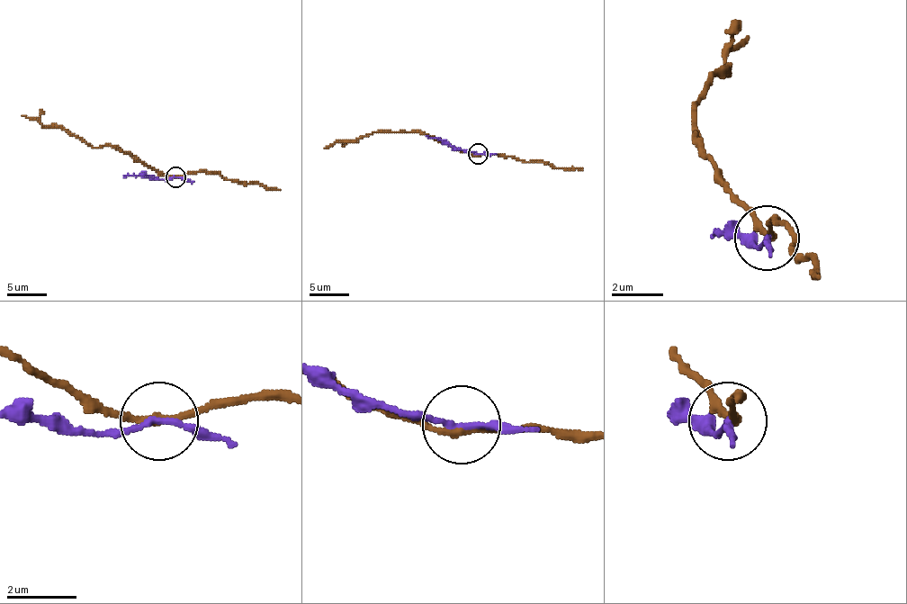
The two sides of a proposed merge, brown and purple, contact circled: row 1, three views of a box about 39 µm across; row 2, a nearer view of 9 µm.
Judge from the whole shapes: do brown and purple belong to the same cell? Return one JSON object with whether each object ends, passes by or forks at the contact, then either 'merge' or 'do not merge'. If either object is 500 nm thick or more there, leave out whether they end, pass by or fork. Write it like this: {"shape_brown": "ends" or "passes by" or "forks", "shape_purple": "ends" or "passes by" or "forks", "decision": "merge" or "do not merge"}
{"shape_brown": "passes by", "shape_purple": "passes by", "decision": "do not merge"}

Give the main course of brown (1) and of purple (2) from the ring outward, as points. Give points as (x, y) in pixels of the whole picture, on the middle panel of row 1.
1: (478, 154), (462, 152), (420, 131), (372, 131), (362, 138), (344, 139), (324, 148)
2: (478, 154), (454, 150), (426, 136)

